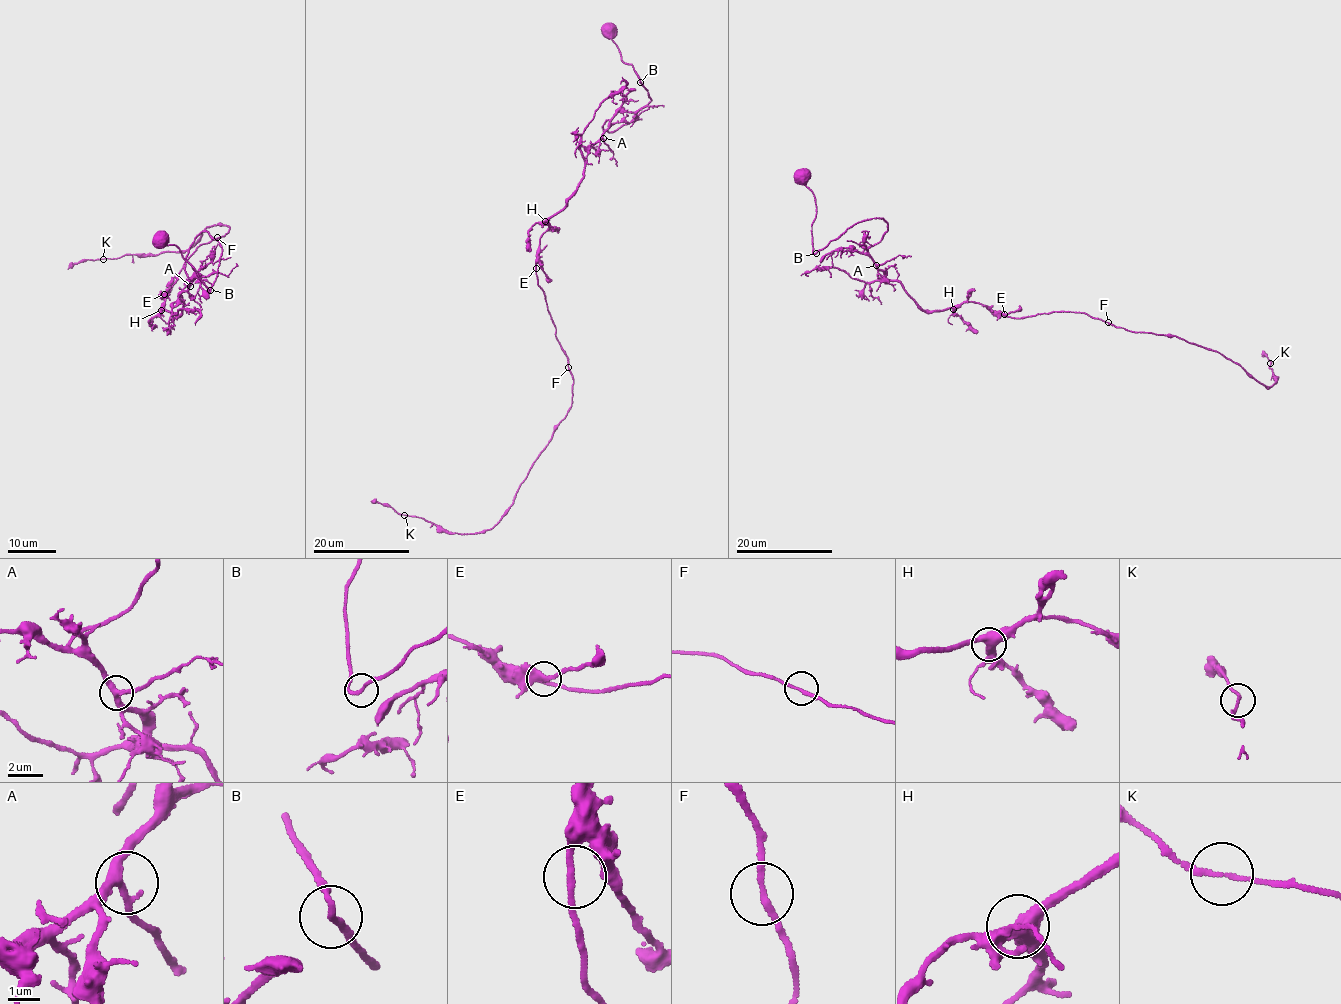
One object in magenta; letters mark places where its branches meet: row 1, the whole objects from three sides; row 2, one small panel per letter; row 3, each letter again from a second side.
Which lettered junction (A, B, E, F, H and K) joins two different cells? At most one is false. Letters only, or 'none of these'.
none of these

